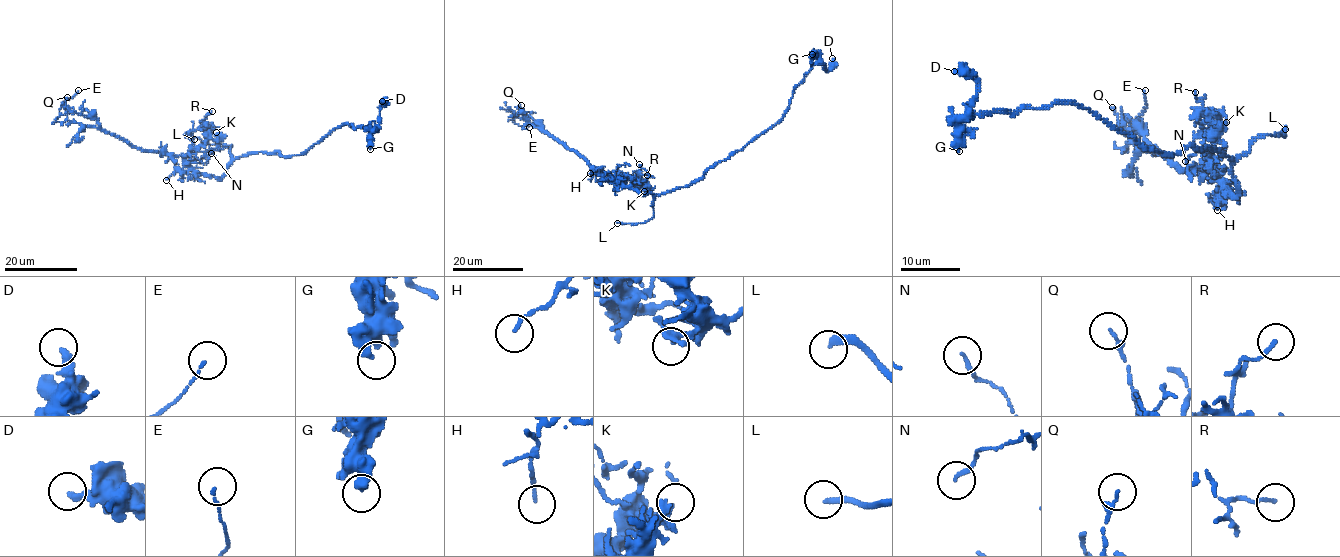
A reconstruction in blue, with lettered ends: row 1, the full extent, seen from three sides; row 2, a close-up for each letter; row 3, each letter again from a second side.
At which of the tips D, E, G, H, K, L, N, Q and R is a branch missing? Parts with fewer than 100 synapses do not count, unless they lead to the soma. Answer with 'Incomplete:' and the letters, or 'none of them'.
Incomplete: L

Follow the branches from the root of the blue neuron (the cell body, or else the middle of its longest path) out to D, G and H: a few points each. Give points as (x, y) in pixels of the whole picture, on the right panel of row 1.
D: (1225, 155), (1207, 146), (1174, 154), (1145, 149), (1069, 102), (971, 114), (977, 80), (954, 71)
G: (1225, 155), (1207, 146), (1174, 154), (1145, 149), (1066, 101), (1013, 114), (976, 113), (959, 124), (959, 151)
H: (1225, 155), (1231, 159), (1231, 174), (1238, 191), (1234, 195), (1224, 189), (1216, 191), (1217, 210)

